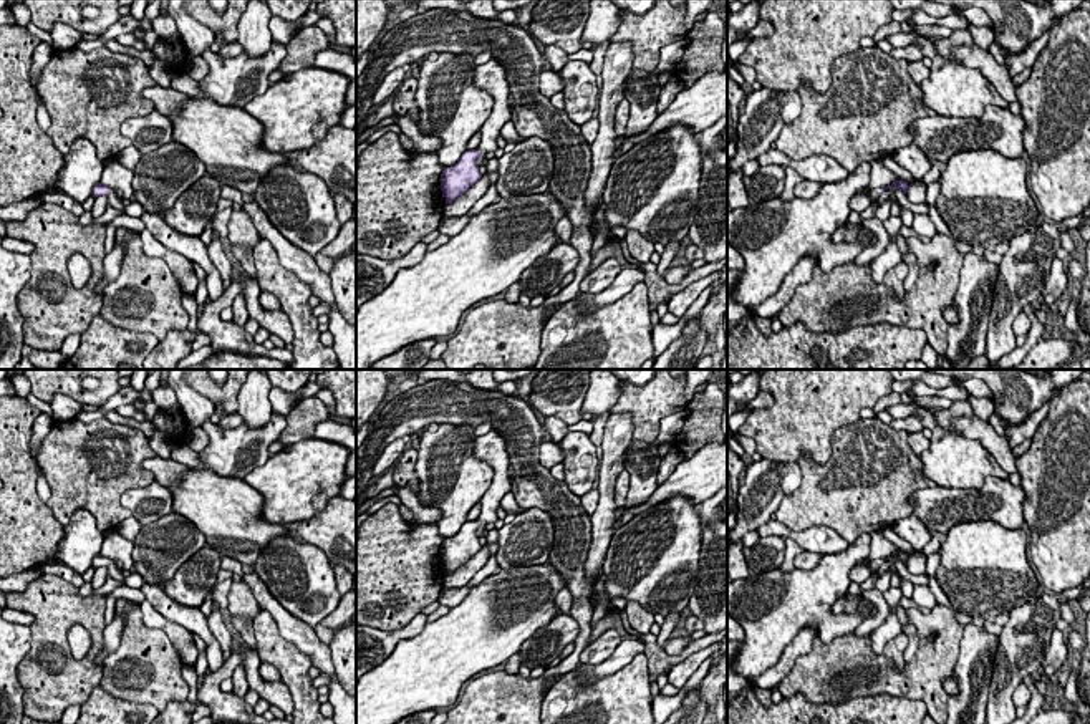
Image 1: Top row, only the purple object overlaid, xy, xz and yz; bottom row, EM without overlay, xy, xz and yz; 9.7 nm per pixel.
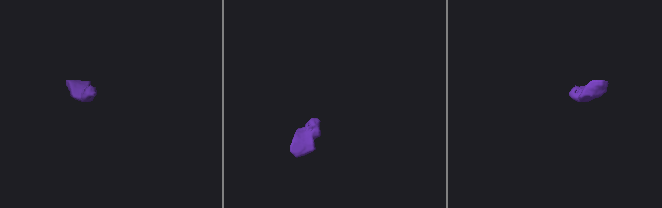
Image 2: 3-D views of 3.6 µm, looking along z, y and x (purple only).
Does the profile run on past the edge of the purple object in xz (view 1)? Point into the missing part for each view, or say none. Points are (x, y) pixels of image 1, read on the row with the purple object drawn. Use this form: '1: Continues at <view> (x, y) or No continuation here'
1: Continues at xz (491, 77)

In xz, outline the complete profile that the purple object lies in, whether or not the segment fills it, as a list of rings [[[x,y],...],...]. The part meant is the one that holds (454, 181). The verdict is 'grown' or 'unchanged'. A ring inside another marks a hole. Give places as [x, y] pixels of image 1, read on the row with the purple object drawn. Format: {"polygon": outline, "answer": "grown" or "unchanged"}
{"polygon": [[[497,58],[475,66],[474,84],[494,98],[494,108],[490,118],[480,128],[479,147],[464,151],[456,166],[442,171],[439,187],[446,204],[454,202],[482,177],[477,166],[479,156],[492,154],[497,149],[500,129],[512,121],[509,80],[505,68]]], "answer": "grown"}

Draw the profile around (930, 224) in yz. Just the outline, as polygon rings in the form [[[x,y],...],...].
[[[936,204],[929,205],[928,214],[914,214],[914,230],[921,235],[933,239],[936,234],[951,237],[951,232],[946,222],[941,219],[941,214],[936,209]]]

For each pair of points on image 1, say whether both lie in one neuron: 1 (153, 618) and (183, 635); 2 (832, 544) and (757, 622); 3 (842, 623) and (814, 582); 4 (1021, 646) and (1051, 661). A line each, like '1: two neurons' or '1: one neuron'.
1: one neuron
2: one neuron
3: one neuron
4: two neurons

